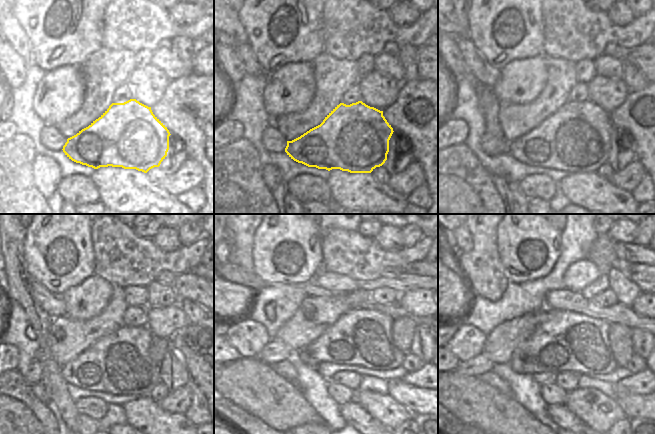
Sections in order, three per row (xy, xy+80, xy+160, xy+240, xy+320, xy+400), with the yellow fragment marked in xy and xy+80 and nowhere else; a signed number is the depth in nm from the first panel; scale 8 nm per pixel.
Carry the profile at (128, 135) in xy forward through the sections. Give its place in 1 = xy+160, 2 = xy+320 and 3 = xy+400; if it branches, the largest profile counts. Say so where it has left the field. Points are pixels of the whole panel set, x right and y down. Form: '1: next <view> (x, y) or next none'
1: next xy+160 (576, 138)
2: next xy+320 (362, 338)
3: next xy+400 (568, 341)

